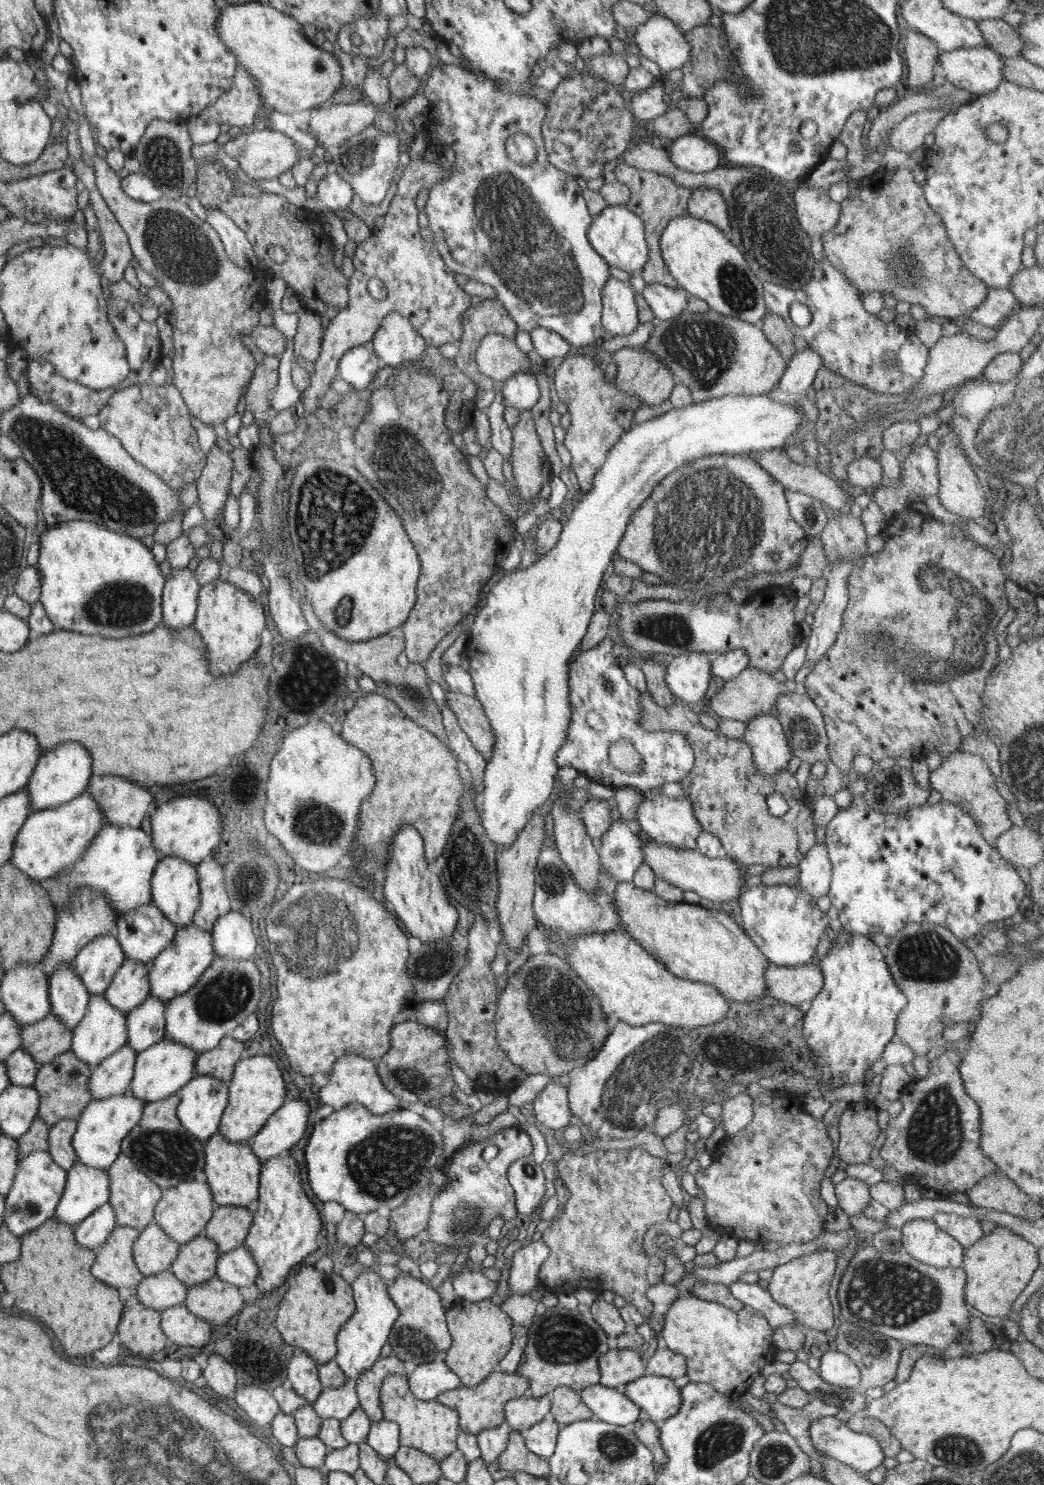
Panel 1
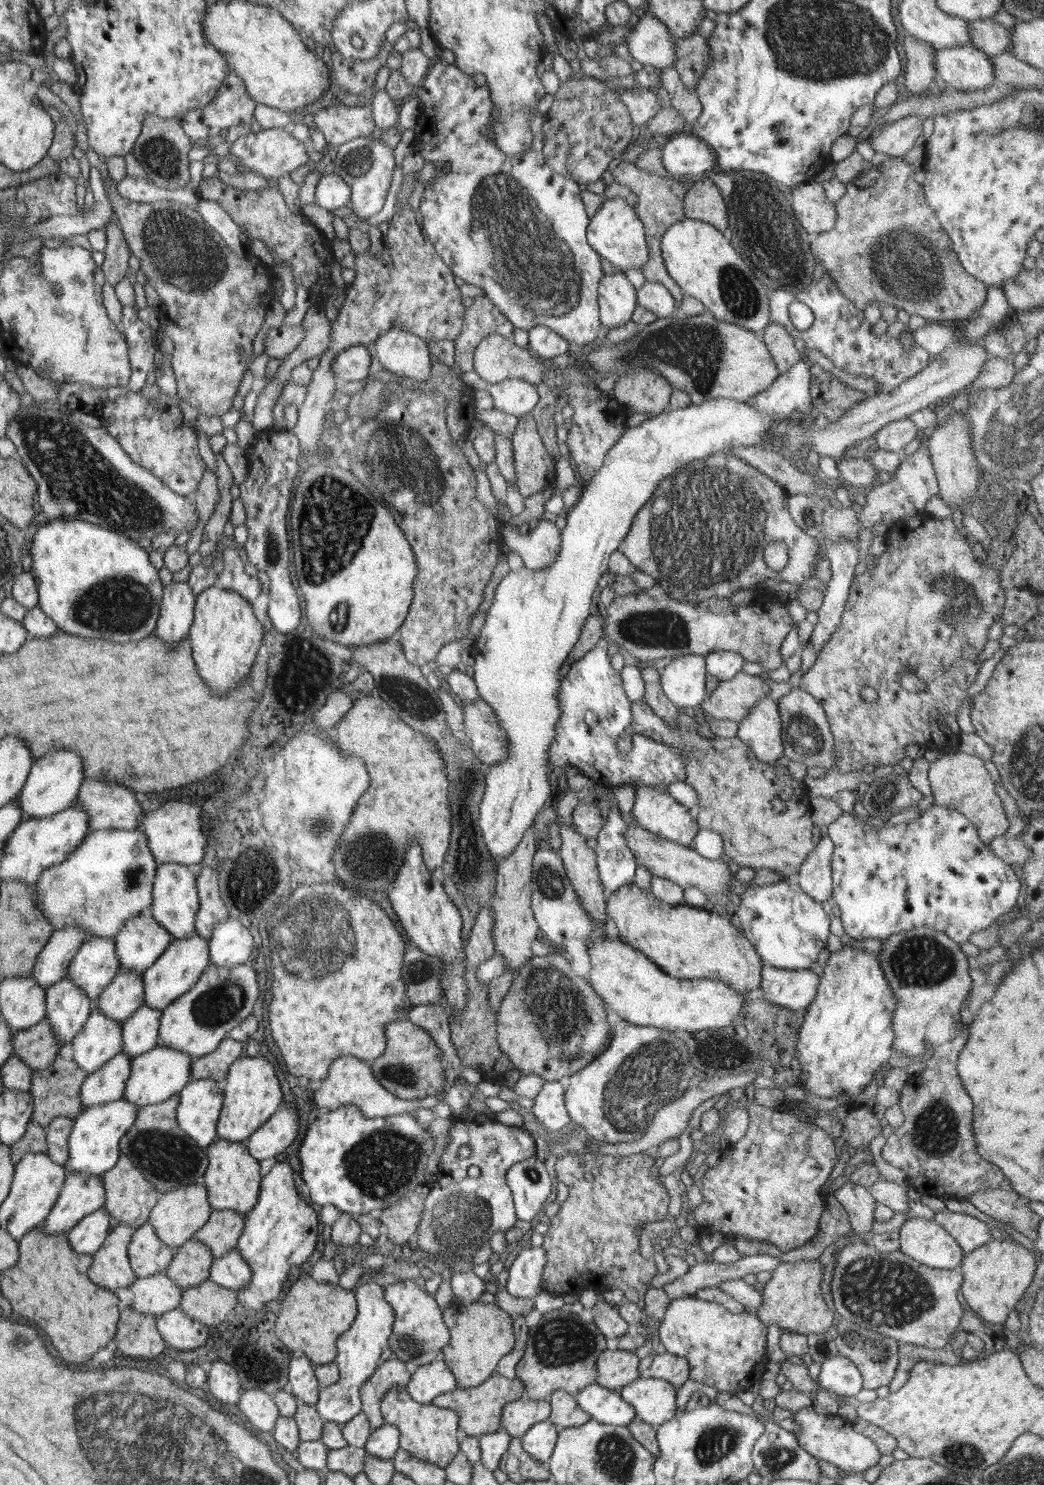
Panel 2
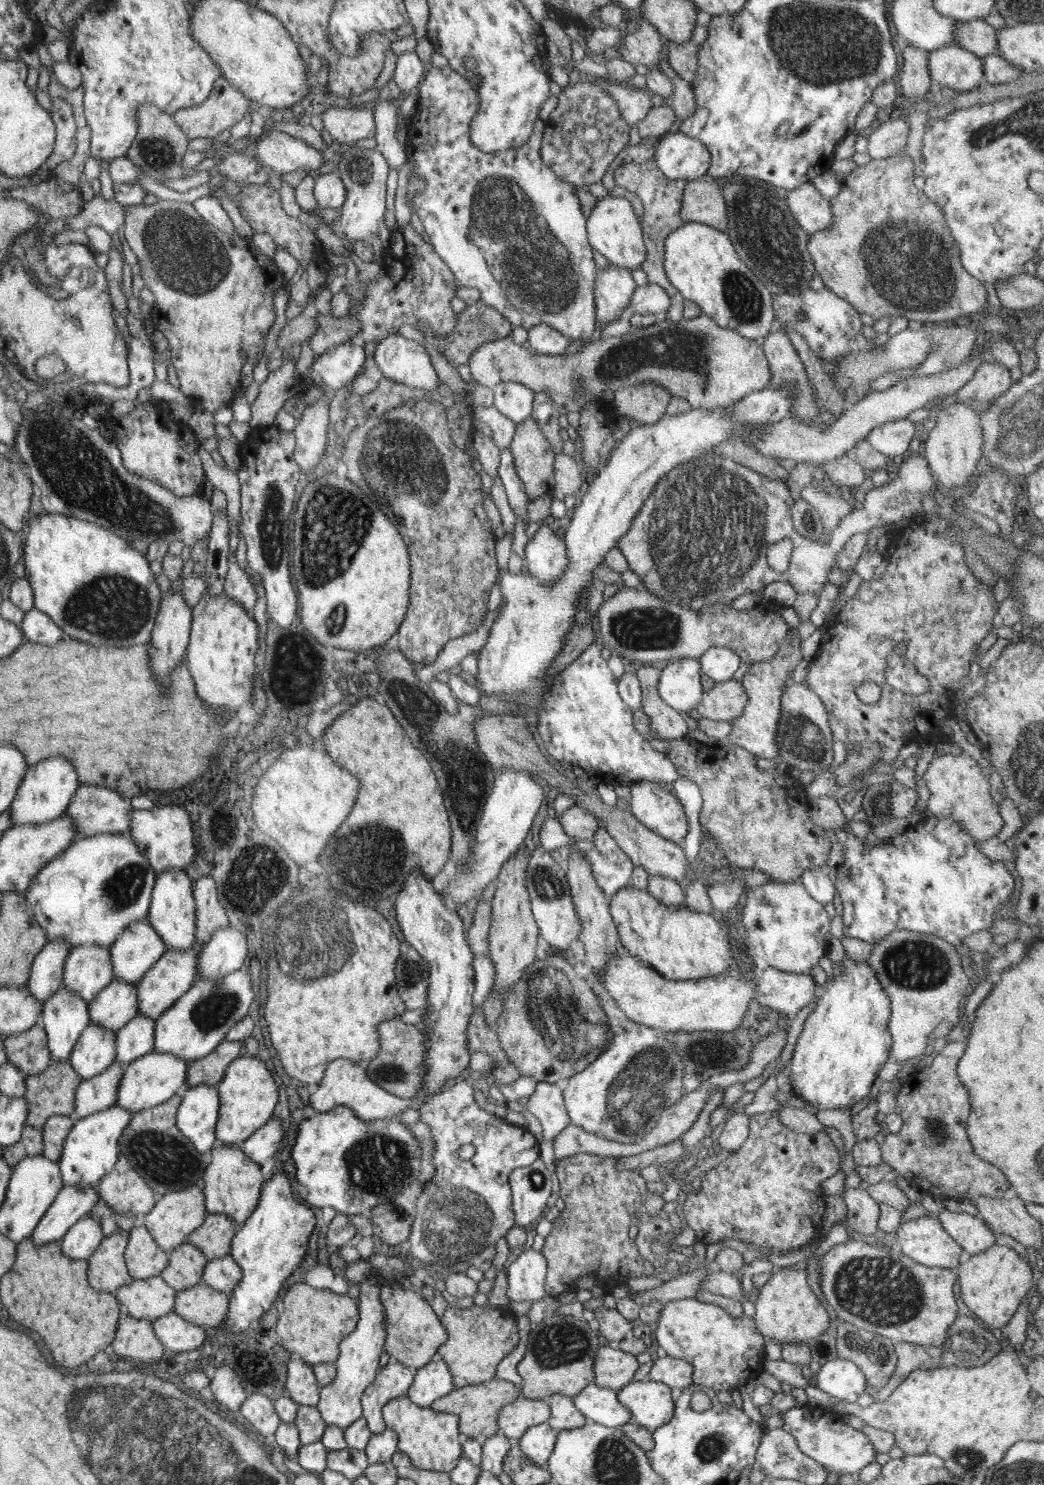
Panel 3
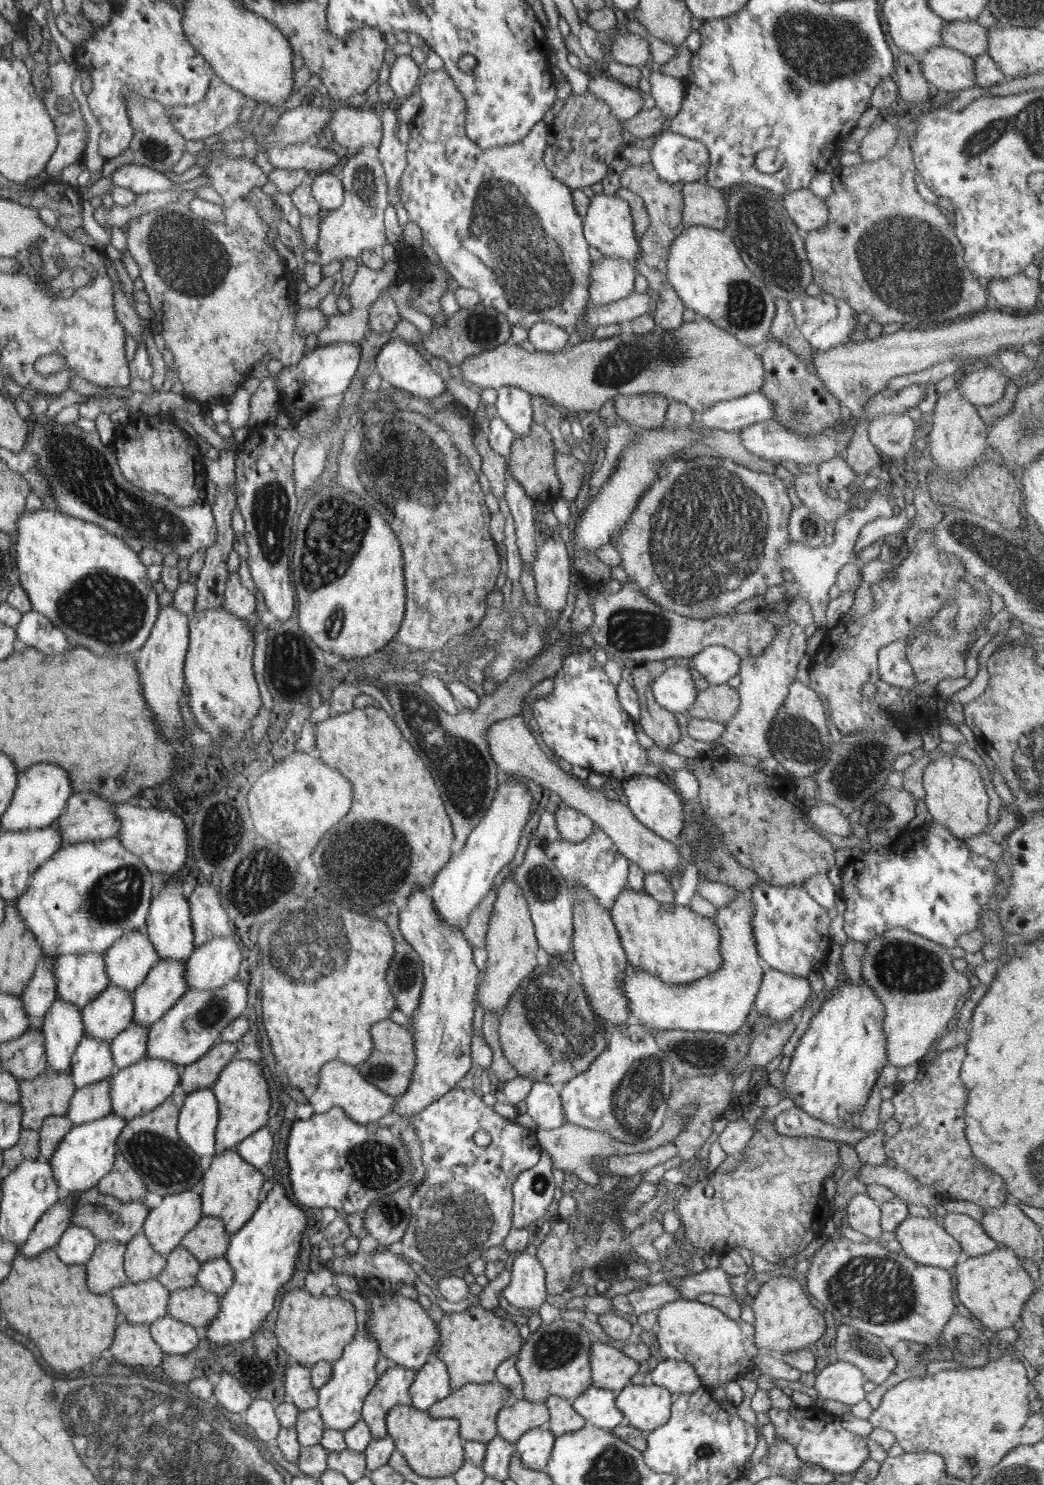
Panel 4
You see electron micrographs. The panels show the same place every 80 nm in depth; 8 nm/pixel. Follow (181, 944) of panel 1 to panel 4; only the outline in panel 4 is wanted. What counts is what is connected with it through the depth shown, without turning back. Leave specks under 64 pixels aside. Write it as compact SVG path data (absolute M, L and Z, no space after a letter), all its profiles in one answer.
M159 959L140 986L132 991L134 1024L150 1028L189 990L185 961Z

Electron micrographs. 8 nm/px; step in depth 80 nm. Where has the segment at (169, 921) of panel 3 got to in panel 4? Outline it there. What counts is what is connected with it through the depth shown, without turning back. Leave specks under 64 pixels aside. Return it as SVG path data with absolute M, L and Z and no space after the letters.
M170 877L158 892L158 896L152 899L147 919L147 933L154 943L160 959L174 959L186 961L193 954L197 946L195 944L193 918L191 917L191 906L189 900L184 896L180 878Z

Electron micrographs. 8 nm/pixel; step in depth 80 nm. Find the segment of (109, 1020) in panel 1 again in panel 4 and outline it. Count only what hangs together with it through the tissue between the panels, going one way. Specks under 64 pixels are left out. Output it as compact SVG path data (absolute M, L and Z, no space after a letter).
M85 1036L73 1056L70 1073L75 1088L80 1090L100 1080L106 1080L115 1072L115 1067L110 1043Z

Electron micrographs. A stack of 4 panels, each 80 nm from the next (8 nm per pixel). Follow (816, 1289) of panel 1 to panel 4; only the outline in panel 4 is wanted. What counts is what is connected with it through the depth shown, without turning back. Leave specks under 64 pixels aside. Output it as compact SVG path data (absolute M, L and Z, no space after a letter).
M789 1275L773 1276L761 1286L750 1305L755 1312L754 1342L761 1352L779 1357L785 1352L806 1349L826 1332L823 1312L812 1304L812 1298L796 1278Z

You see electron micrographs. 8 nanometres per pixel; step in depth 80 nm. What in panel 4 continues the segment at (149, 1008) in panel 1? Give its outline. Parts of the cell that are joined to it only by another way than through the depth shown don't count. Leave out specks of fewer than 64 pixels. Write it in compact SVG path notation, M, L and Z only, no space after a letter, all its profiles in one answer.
M131 1024L114 1038L110 1043L110 1050L113 1052L115 1070L128 1068L145 1058L147 1054L146 1043L148 1043L149 1028L140 1024Z

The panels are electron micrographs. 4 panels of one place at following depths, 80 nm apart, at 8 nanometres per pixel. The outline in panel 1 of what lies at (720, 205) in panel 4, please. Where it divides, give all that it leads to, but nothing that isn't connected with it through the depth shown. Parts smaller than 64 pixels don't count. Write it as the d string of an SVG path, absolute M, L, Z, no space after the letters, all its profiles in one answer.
M699 187L687 199L687 212L690 216L711 222L727 238L731 236L731 222L722 194L714 188Z

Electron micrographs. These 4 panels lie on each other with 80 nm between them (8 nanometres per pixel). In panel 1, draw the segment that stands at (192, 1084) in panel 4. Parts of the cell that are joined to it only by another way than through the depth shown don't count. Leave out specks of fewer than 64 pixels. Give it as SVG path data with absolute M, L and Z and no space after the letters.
M227 1036L219 1047L199 1055L197 1063L199 1076L214 1076L229 1084L233 1079L234 1068L240 1062L242 1050L244 1050L242 1041L236 1042L232 1036Z

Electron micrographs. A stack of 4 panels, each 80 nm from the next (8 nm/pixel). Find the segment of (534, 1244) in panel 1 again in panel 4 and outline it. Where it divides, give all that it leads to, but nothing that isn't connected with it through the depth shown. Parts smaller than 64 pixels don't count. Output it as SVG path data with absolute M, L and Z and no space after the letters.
M522 1252L512 1262L509 1286L501 1294L512 1306L539 1308L546 1302L546 1270L536 1255Z

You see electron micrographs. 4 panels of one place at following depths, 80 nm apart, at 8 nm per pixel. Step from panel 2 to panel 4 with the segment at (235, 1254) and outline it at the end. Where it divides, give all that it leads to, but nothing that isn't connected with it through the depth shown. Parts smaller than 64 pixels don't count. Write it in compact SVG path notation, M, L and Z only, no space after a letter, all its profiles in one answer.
M225 1256L208 1260L202 1263L198 1275L198 1286L219 1297L224 1296L234 1283L234 1275L234 1269Z

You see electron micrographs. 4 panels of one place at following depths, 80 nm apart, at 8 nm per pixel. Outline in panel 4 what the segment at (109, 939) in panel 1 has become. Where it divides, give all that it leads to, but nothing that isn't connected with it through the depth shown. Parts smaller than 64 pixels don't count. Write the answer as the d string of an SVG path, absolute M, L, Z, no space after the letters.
M103 953L60 955L55 960L57 999L70 1001L82 1011L110 985Z

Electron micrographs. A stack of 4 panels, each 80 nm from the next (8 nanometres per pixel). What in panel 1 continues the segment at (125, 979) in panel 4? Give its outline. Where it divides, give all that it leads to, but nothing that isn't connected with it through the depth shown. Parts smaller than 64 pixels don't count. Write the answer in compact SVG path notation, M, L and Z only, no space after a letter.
M154 904L117 917L116 937L126 956L150 964L174 940L178 928Z

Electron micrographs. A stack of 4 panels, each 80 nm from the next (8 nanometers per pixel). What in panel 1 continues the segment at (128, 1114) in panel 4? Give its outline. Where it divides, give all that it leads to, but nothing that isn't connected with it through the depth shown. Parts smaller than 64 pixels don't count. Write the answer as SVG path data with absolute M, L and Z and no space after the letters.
M163 1038L152 1048L137 1053L133 1080L128 1091L145 1103L156 1102L178 1094L186 1082L192 1080L194 1076L194 1060L196 1060L196 1054L192 1048L186 1048L174 1040Z

